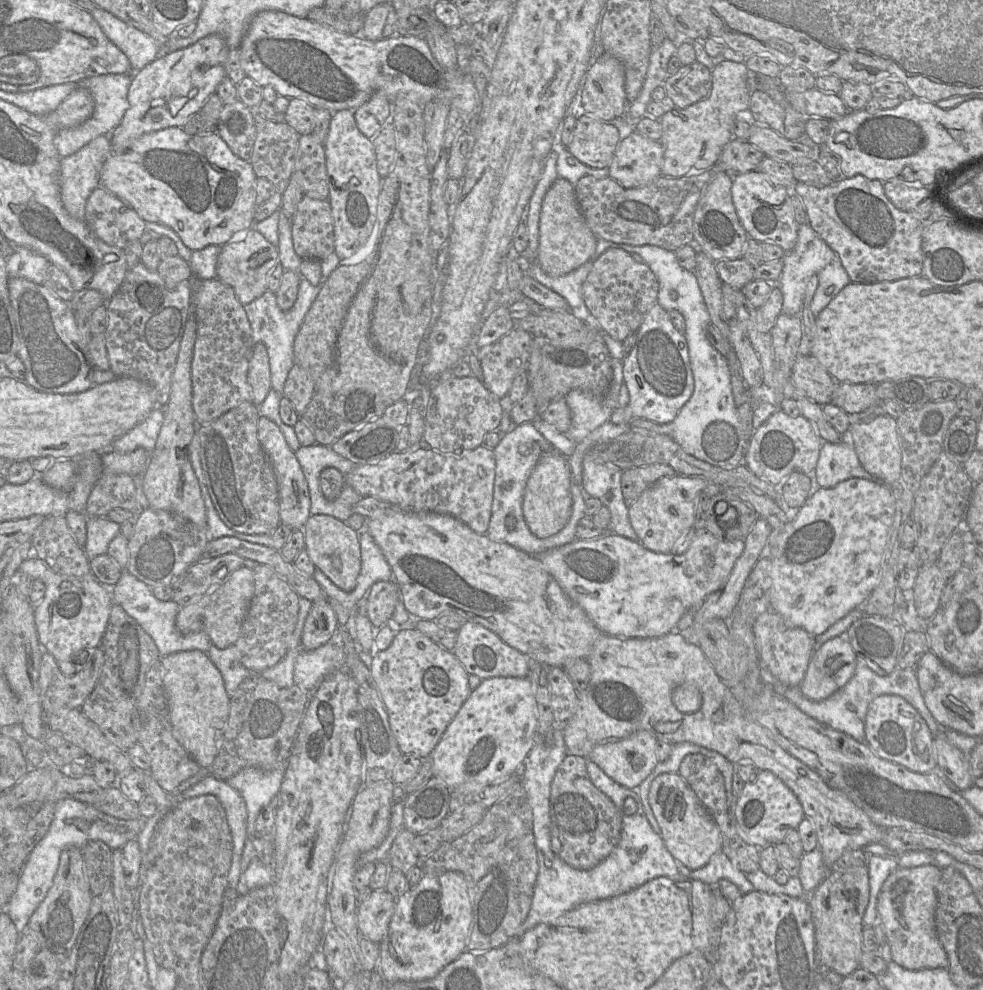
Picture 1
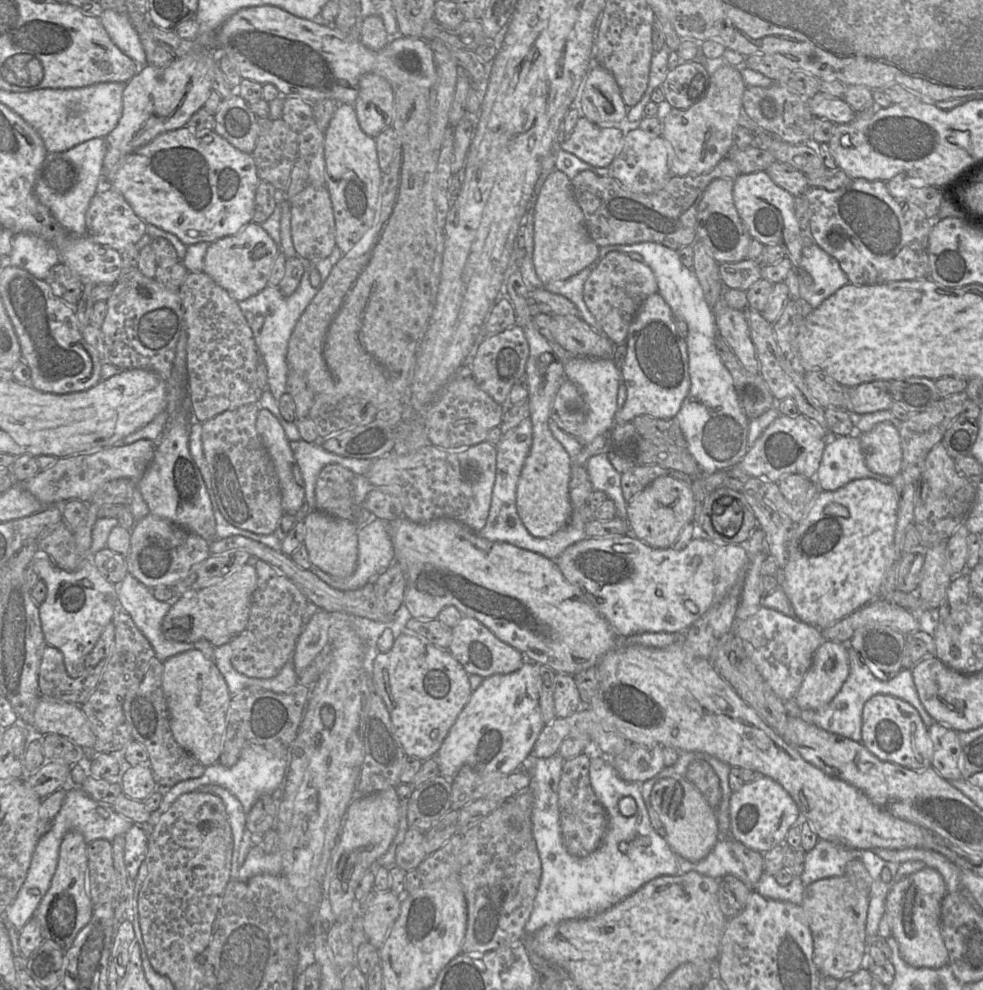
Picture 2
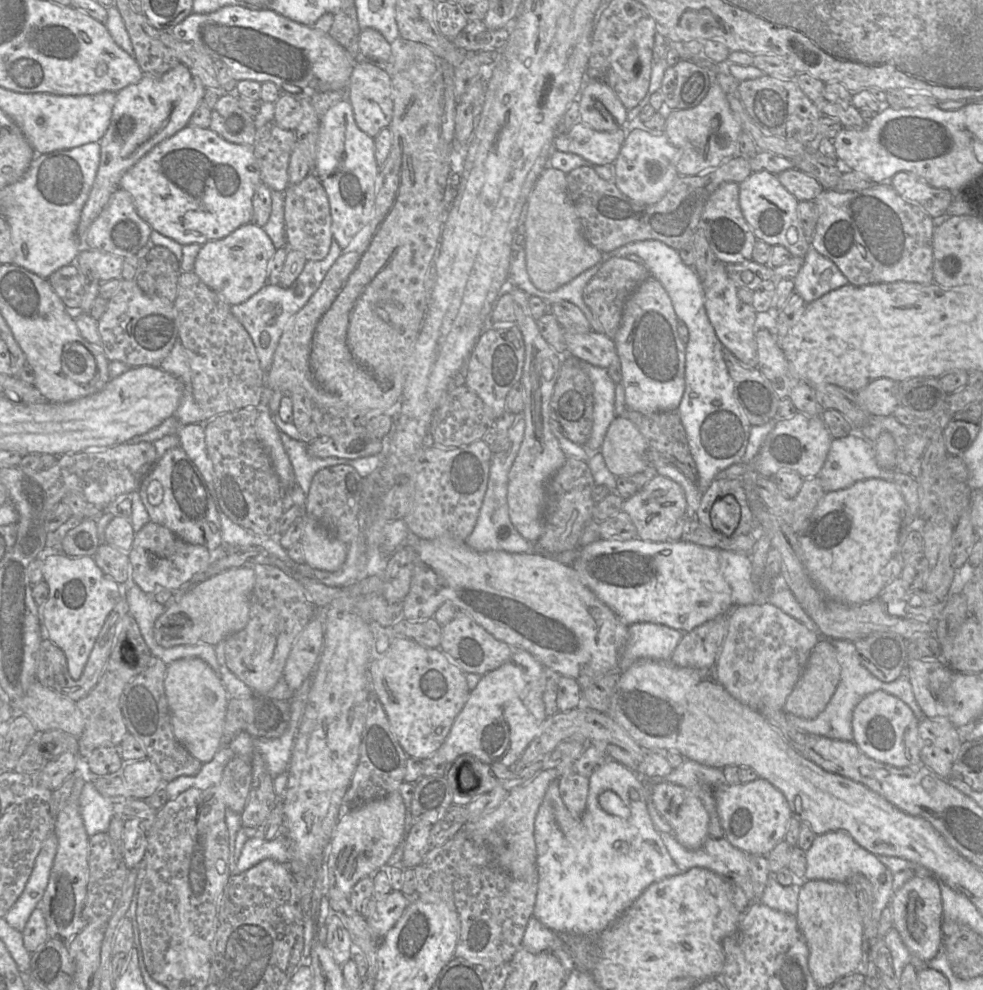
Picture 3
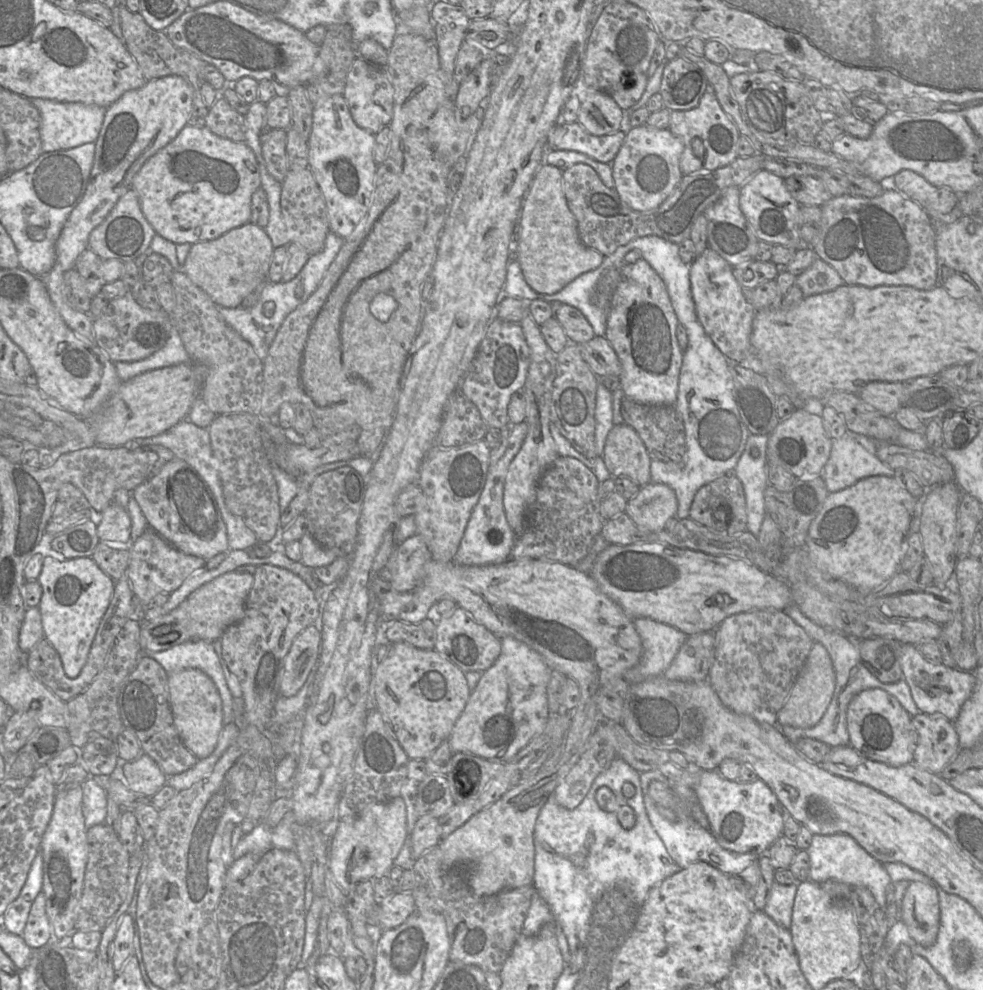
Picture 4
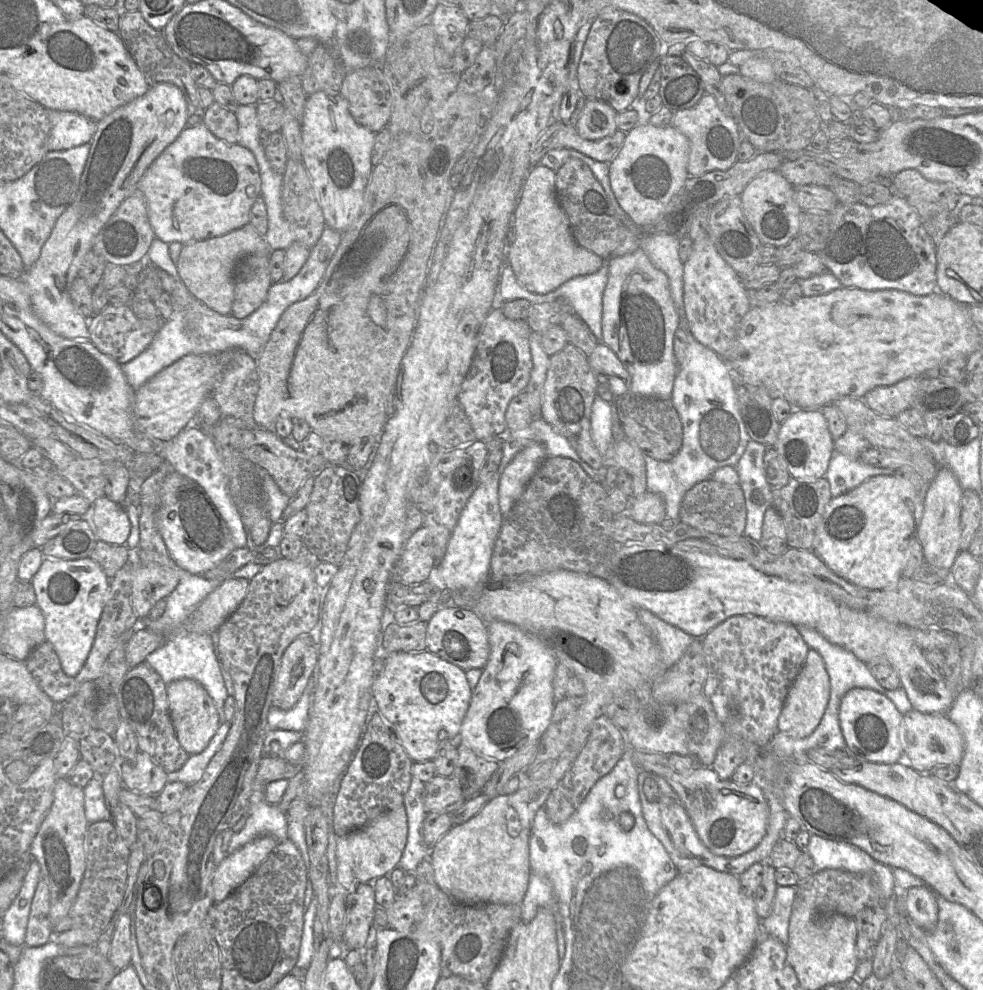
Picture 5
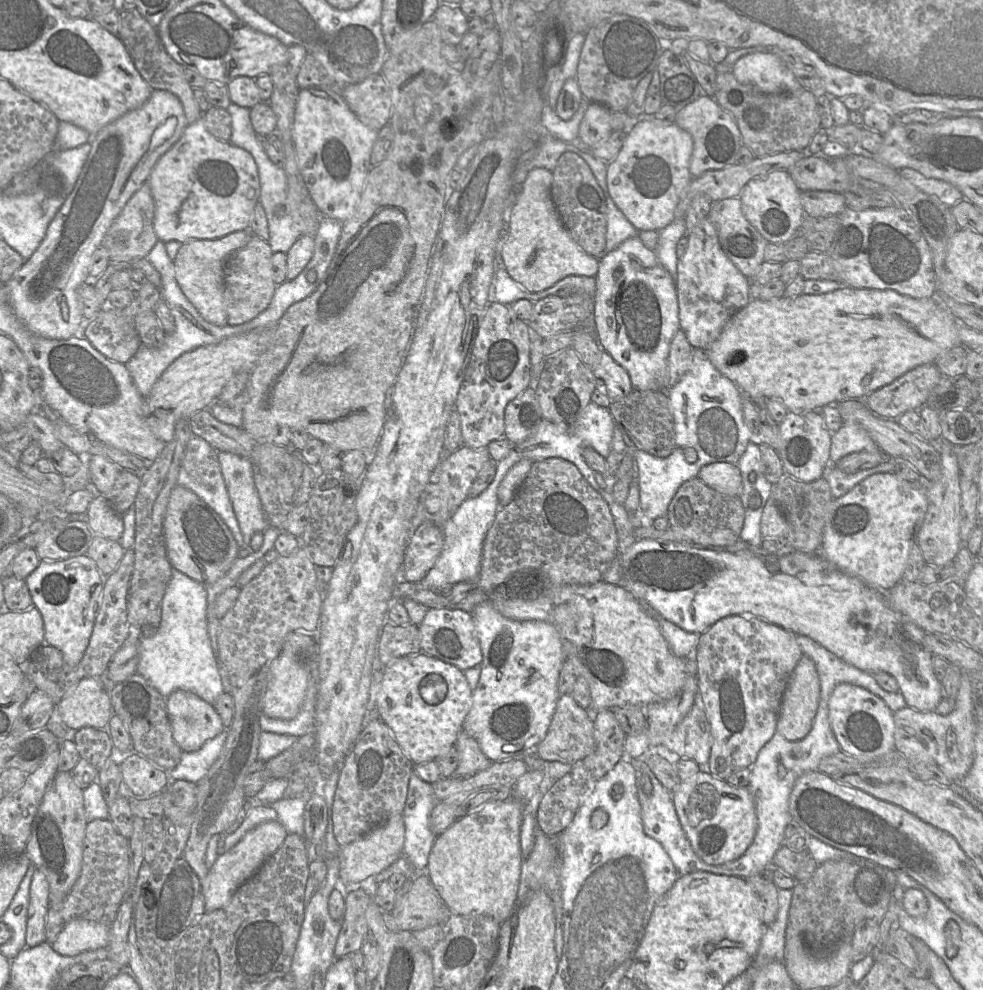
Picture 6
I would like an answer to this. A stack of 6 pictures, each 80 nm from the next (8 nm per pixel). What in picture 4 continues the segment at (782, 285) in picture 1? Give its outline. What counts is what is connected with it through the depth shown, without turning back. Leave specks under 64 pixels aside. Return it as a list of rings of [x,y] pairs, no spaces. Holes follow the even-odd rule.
[[[818,257],[806,271],[796,277],[795,284],[800,287],[805,298],[835,290],[846,283],[832,266]]]

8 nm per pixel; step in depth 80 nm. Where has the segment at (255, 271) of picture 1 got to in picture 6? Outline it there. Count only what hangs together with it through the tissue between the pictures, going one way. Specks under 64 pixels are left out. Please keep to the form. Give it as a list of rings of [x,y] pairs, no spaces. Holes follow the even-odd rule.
[[[250,230],[230,233],[217,239],[198,239],[182,243],[173,260],[175,277],[183,294],[209,323],[223,326],[227,324],[224,306],[224,267],[227,259],[243,248],[251,239]]]

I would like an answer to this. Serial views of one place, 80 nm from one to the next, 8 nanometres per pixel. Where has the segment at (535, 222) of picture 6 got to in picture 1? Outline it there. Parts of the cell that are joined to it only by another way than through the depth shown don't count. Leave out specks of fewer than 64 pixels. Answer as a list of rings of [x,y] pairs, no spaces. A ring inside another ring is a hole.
[[[558,177],[545,194],[539,221],[537,262],[551,276],[562,276],[589,260],[596,250],[597,237],[589,228],[577,202],[574,186]]]

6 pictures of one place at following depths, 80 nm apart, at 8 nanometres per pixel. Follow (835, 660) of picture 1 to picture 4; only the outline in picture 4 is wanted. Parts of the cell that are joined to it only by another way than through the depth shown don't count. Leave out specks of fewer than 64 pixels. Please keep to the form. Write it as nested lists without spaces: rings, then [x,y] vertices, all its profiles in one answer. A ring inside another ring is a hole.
[[[814,642],[807,660],[800,670],[790,694],[778,713],[779,726],[810,728],[815,726],[825,714],[836,685],[836,674],[827,649]]]

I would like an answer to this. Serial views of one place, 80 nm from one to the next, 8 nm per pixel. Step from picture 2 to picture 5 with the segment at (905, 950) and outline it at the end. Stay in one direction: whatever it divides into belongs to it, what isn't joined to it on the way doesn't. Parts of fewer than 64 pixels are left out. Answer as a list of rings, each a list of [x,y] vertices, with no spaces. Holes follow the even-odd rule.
[[[911,887],[906,892],[906,908],[912,920],[931,931],[938,920],[938,906],[934,895],[924,887]]]

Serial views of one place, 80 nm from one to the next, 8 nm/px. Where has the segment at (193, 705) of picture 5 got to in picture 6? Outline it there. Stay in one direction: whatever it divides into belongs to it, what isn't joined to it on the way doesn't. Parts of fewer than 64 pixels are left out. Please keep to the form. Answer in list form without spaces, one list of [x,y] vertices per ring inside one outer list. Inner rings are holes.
[[[190,691],[172,692],[166,698],[166,709],[173,738],[183,752],[197,751],[206,741],[219,735],[225,729],[221,717],[213,705]]]

